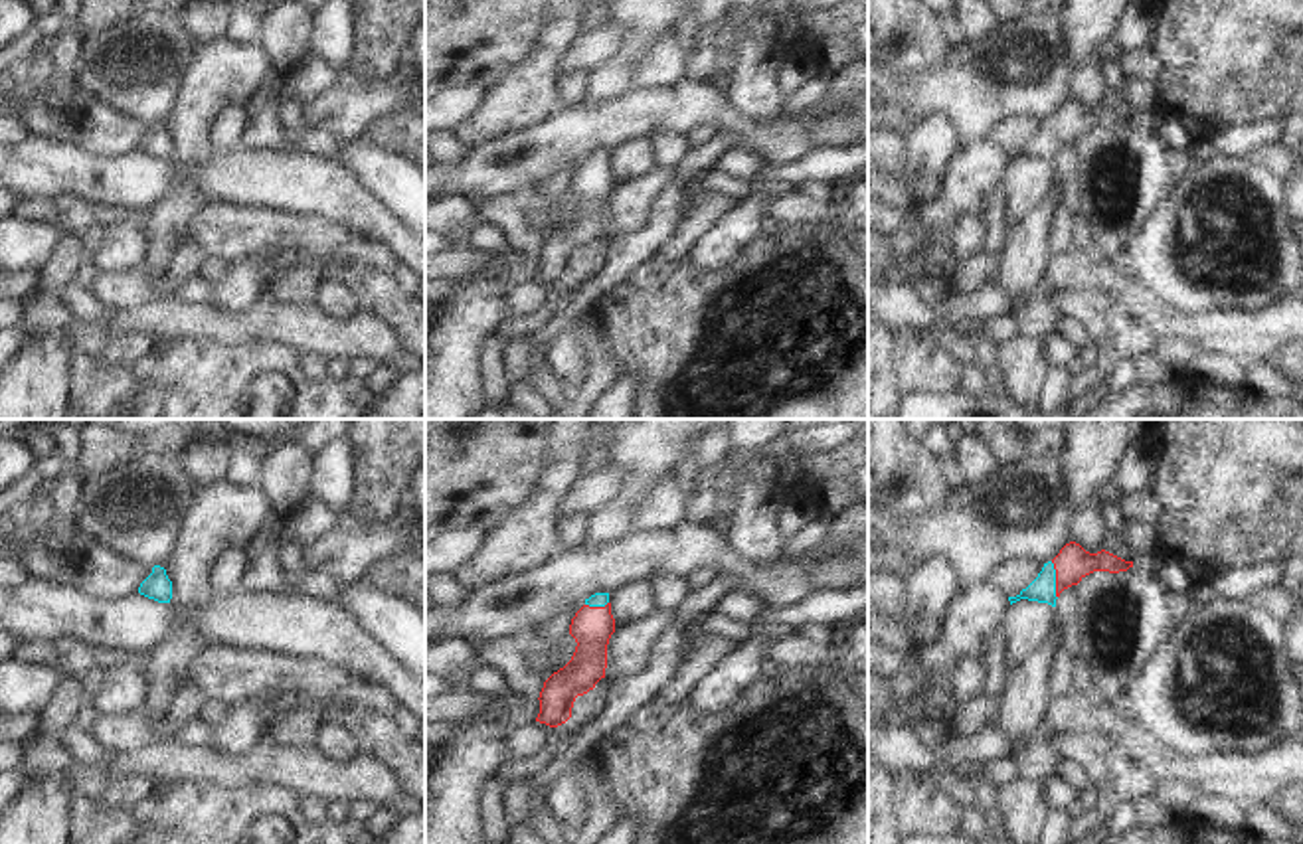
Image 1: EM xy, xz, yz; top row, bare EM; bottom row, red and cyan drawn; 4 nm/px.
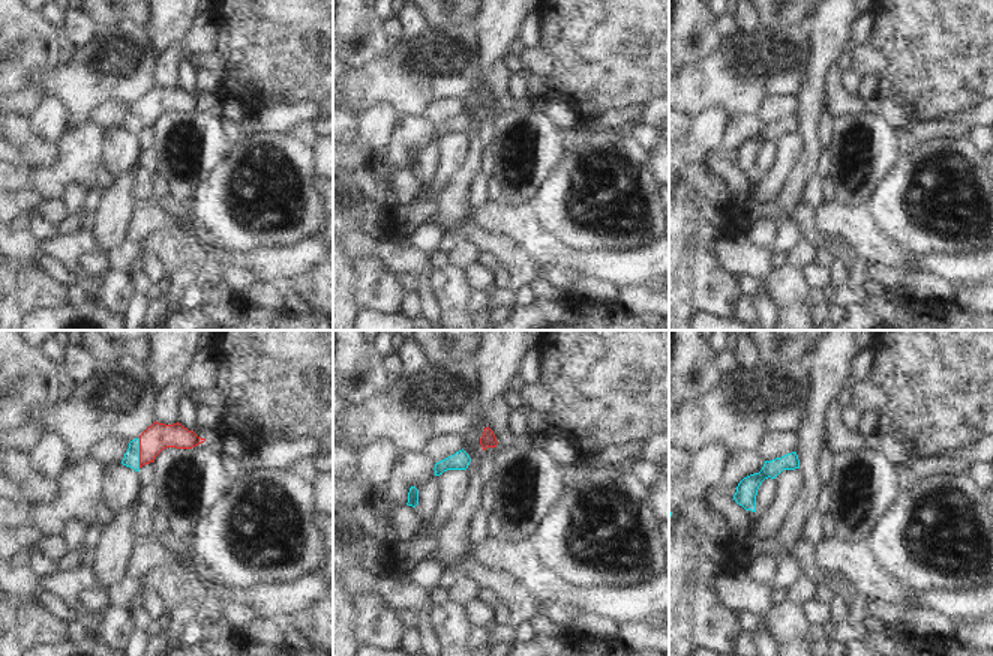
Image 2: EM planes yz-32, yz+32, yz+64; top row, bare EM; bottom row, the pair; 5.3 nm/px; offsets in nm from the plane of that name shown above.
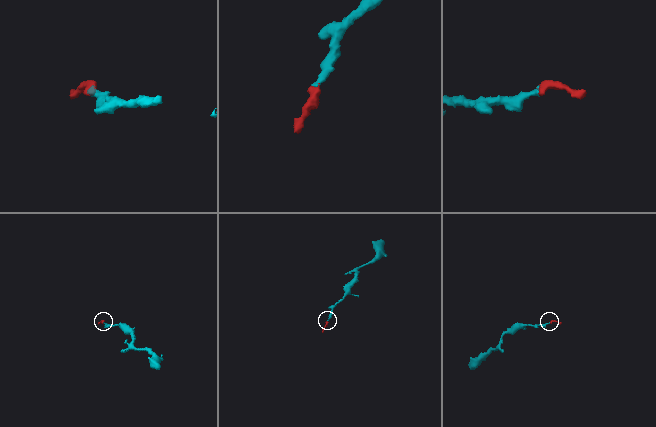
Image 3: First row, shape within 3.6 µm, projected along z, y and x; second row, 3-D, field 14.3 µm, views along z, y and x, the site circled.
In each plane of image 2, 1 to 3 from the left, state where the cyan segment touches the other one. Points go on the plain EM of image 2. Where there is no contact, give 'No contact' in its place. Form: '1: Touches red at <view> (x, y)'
1: Touches red at yz-32 (140, 117)
2: No contact
3: No contact.

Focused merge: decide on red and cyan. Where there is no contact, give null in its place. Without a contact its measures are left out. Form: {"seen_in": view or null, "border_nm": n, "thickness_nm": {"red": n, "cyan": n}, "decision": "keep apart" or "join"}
{"seen_in": "yz", "border_nm": 150, "thickness_nm": {"red": 140, "cyan": 110}, "decision": "join"}

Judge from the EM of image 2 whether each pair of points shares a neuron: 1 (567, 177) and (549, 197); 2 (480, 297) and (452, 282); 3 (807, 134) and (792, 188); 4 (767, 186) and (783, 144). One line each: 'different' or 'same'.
1: same
2: different
3: same
4: same

